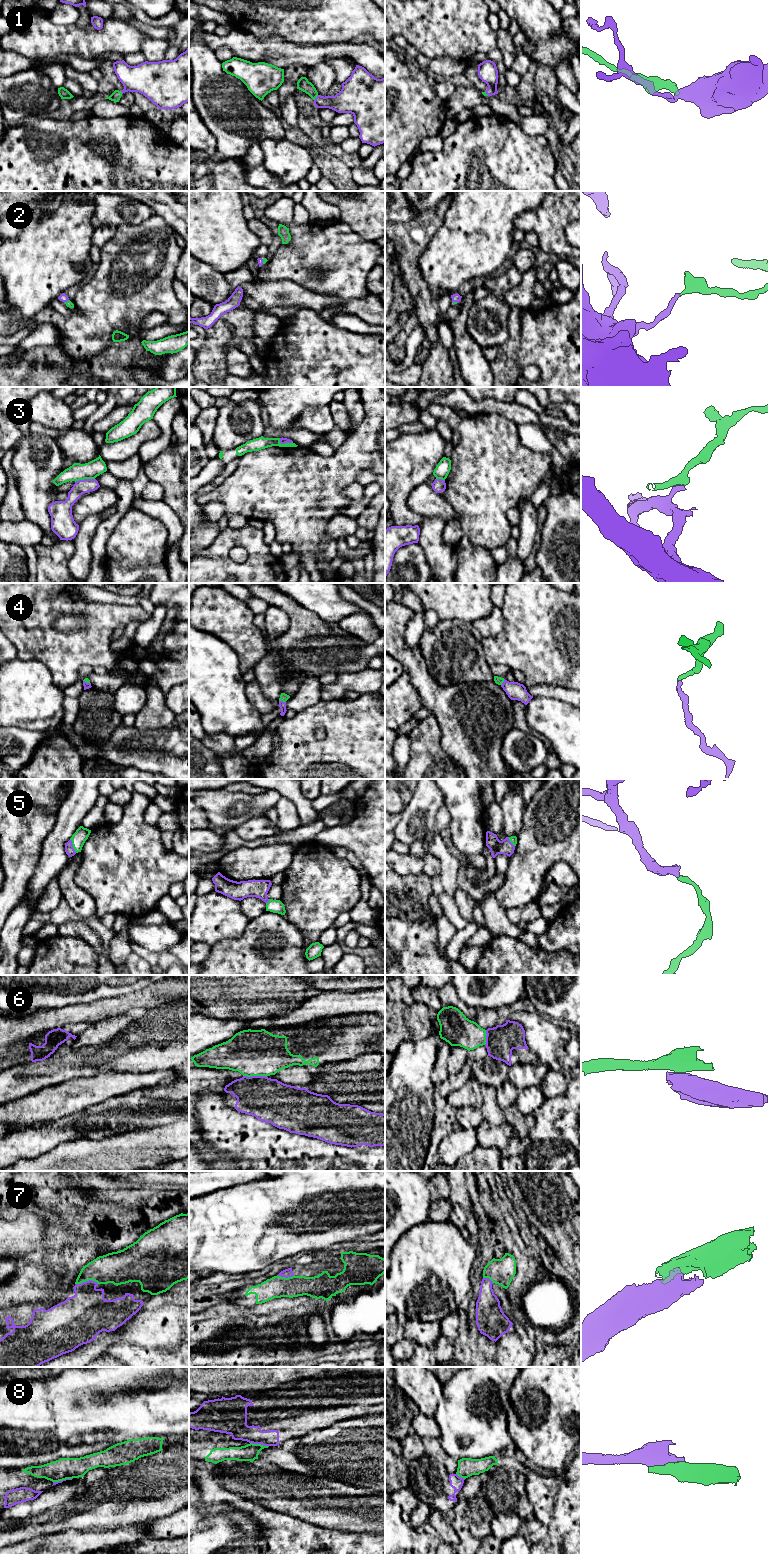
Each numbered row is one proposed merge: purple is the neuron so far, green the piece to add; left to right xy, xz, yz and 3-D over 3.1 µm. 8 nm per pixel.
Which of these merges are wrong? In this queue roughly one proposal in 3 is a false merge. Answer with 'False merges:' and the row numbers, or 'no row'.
False merges: 3, 6, 8

